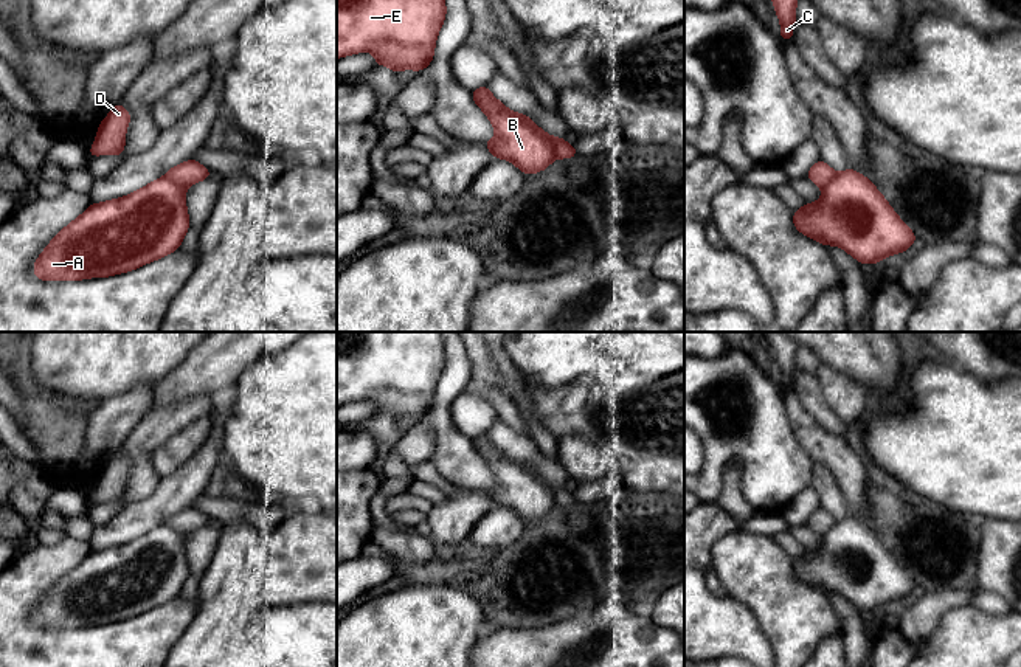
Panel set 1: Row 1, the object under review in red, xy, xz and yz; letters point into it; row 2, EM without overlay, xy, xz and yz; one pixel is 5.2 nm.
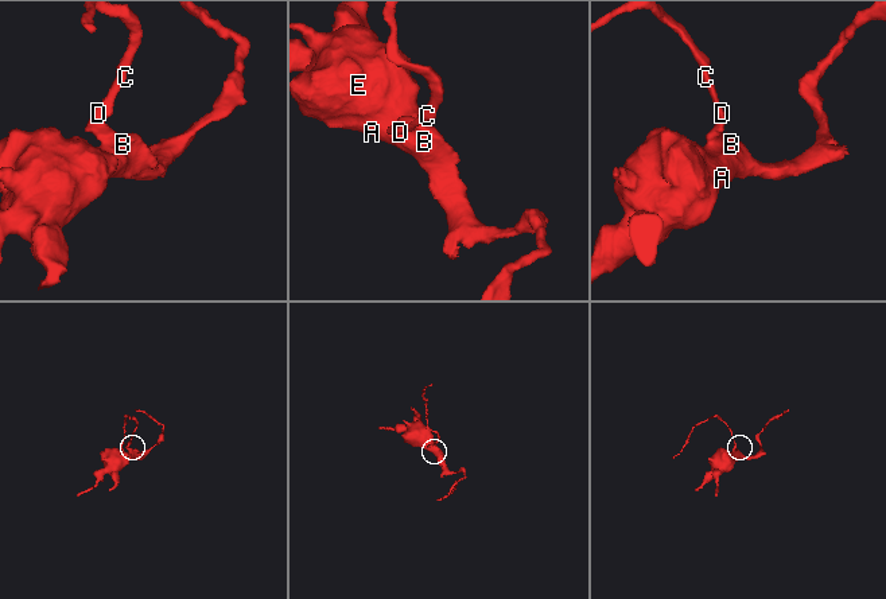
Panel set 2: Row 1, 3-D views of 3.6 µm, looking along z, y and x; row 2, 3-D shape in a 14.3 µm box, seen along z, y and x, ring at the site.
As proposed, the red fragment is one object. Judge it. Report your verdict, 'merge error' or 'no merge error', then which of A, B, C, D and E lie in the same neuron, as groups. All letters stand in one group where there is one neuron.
merge error | A B E / C D

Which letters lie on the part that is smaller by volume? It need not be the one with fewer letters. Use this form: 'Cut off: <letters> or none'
Cut off: C, D

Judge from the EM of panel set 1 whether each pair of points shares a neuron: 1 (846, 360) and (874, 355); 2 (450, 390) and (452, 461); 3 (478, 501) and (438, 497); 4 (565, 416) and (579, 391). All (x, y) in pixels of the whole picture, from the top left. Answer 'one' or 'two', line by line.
1: one
2: one
3: two
4: one

